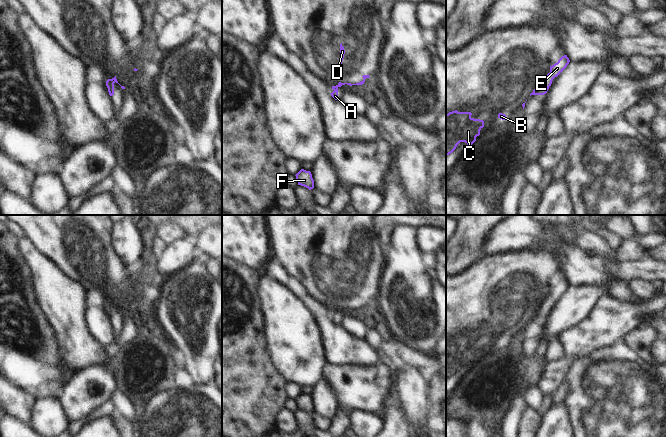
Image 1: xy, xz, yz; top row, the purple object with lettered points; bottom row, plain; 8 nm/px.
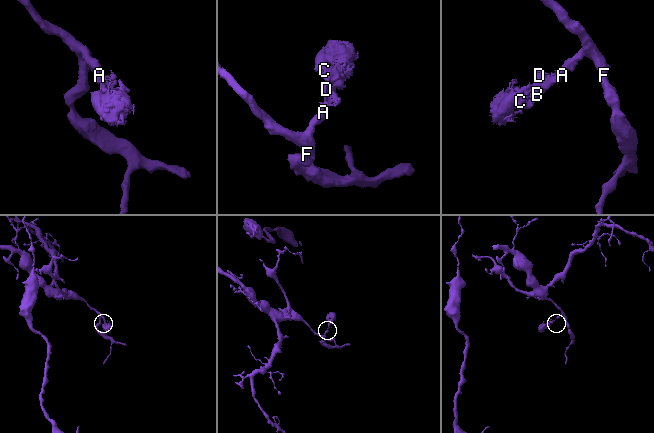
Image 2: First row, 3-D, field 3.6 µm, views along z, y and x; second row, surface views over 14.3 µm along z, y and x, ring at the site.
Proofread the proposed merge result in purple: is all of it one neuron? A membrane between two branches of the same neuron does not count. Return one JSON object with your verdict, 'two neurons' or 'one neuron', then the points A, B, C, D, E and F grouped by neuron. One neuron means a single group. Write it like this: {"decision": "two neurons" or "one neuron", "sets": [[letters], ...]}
{"decision": "two neurons", "sets": [["A", "E", "F"], ["B", "C", "D"]]}

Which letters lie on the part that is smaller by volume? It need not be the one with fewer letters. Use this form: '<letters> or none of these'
B, C, D.

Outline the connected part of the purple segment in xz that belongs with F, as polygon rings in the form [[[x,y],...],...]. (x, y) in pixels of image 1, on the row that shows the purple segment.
[[[301,169],[296,175],[298,185],[304,186],[309,190],[314,188],[314,180],[310,171]]]

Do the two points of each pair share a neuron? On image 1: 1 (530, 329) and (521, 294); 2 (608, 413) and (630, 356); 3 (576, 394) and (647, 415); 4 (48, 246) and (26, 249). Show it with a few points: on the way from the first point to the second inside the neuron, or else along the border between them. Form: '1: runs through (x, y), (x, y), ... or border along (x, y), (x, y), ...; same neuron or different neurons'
1: border along (531, 318), (526, 323); different neurons
2: runs through (608, 399), (608, 386), (612, 382), (616, 370); same neuron
3: runs through (594, 394), (626, 394), (629, 397); same neuron
4: border along (26, 236), (53, 263); different neurons

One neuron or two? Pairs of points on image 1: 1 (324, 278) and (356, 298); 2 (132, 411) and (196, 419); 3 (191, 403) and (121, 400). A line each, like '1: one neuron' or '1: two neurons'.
1: one neuron
2: one neuron
3: one neuron

